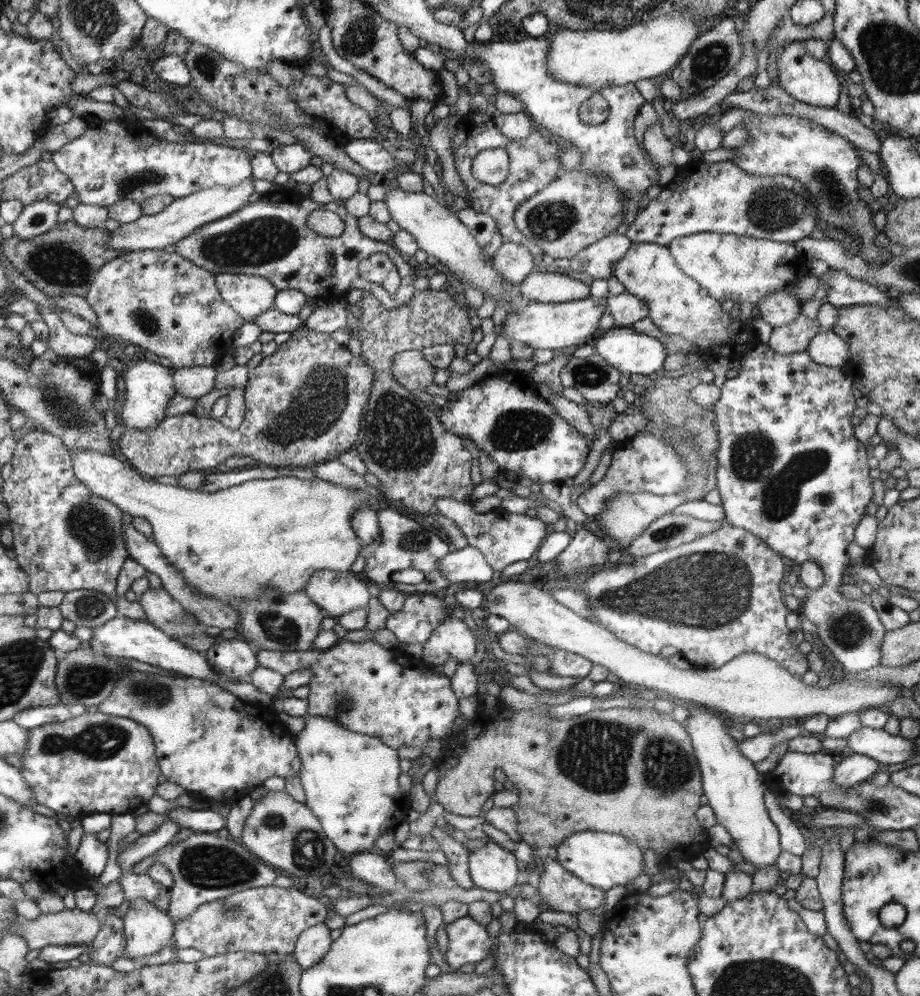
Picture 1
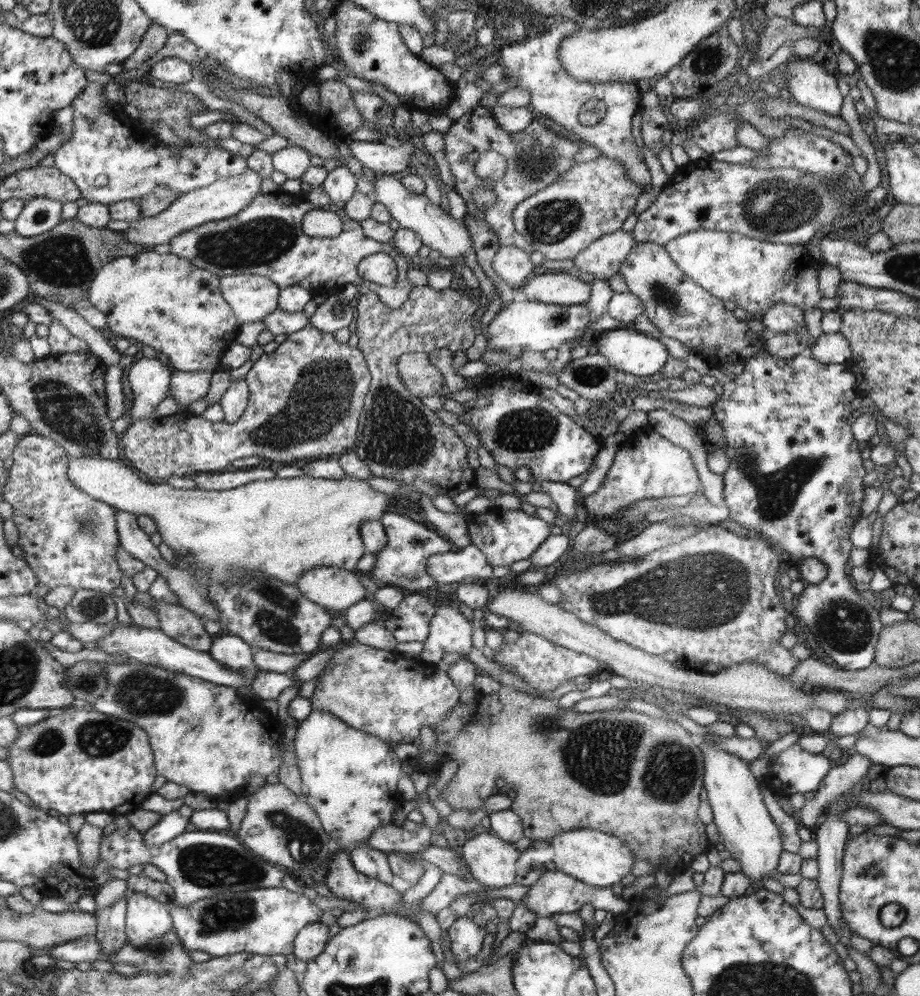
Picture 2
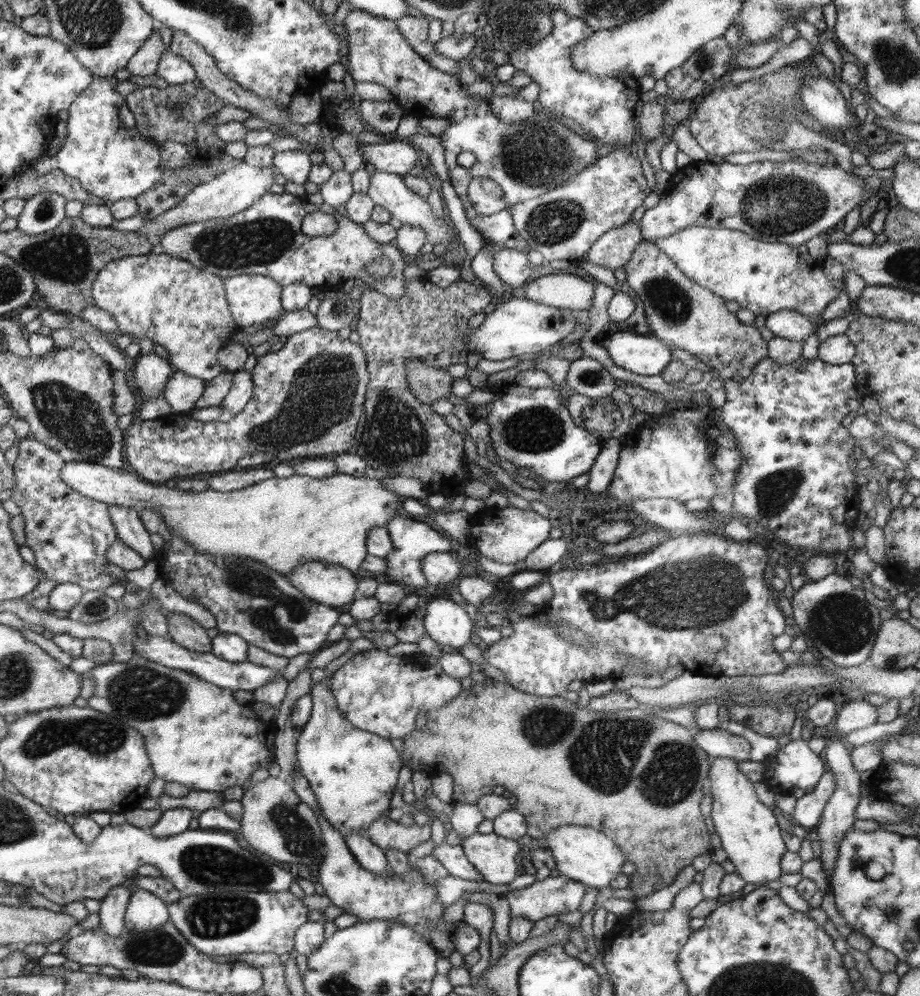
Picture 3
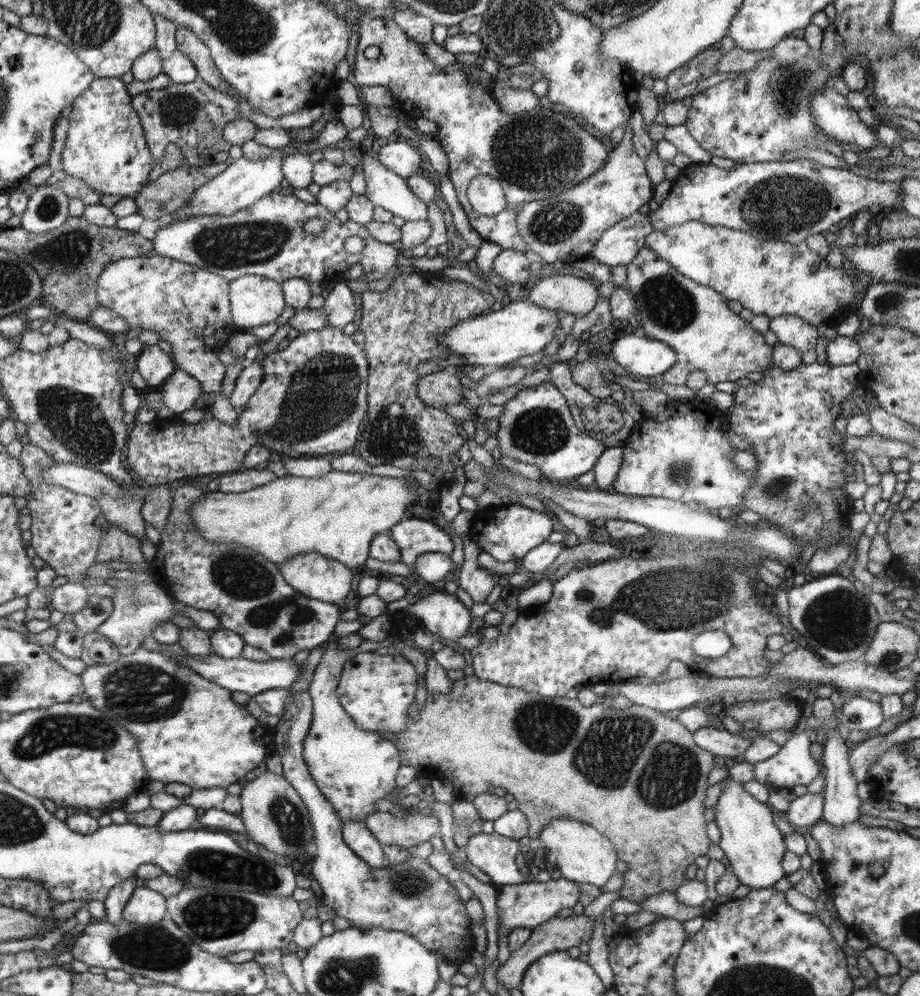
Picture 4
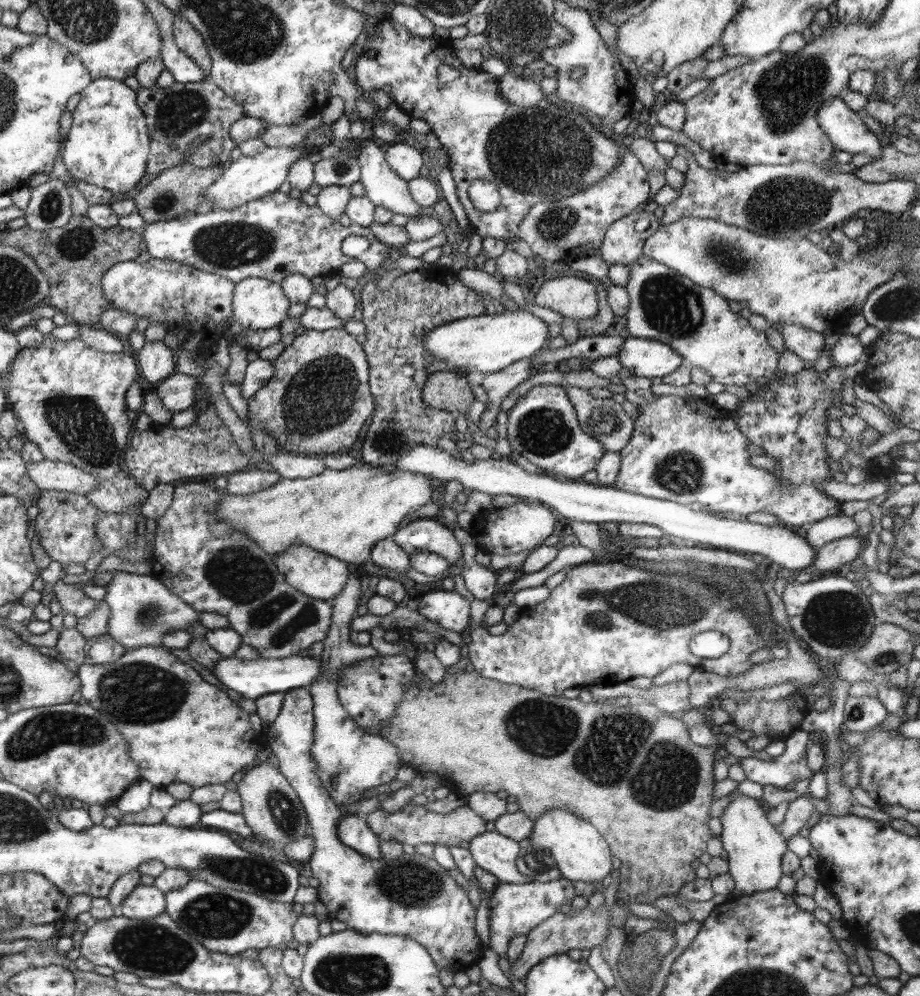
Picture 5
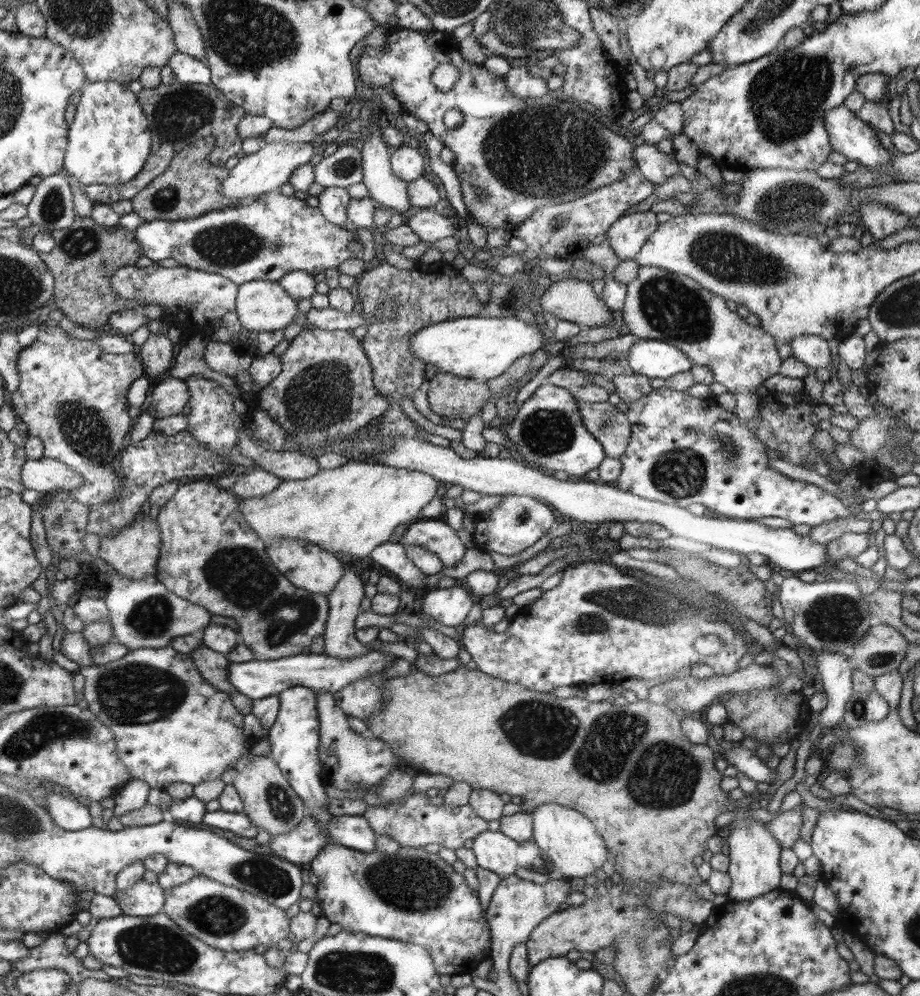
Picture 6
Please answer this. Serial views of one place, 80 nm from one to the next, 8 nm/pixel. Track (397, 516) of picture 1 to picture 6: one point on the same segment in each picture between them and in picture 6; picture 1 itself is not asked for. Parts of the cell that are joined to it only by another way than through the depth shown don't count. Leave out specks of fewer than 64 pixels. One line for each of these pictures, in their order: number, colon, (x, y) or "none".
2: (409, 546)
3: (412, 541)
4: (415, 537)
5: (426, 534)
6: (437, 537)

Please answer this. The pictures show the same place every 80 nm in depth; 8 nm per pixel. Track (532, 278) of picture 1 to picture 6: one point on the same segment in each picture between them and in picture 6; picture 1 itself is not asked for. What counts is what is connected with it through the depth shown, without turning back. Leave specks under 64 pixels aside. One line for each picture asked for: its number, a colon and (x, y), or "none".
2: (564, 288)
3: (567, 290)
4: (565, 293)
5: (575, 298)
6: (570, 299)

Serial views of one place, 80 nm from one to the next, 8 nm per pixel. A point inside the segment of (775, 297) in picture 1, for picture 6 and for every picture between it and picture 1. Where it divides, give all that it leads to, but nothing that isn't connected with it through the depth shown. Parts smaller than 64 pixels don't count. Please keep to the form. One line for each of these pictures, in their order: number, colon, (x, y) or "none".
2: (782, 317)
3: (790, 324)
4: (790, 329)
5: (808, 344)
6: (813, 351)

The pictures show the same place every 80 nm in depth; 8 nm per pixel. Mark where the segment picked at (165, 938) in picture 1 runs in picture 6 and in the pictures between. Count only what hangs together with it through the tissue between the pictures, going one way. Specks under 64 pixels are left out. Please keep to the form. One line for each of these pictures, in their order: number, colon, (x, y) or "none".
2: (146, 918)
3: (145, 911)
4: (145, 906)
5: (145, 902)
6: (143, 899)

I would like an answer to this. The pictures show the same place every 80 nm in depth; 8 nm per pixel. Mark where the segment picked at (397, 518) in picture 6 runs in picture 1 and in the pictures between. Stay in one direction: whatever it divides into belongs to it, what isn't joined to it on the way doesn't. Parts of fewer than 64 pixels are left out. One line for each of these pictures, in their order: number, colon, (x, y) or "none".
1: (232, 544)
2: (282, 527)
3: (282, 522)
4: (337, 515)
5: (345, 513)

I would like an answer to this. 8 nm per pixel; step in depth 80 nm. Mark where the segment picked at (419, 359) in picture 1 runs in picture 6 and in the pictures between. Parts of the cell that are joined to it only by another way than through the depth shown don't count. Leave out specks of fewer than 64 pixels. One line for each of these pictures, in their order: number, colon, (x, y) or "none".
2: (423, 379)
3: (428, 382)
4: (439, 388)
5: (448, 391)
6: (450, 396)

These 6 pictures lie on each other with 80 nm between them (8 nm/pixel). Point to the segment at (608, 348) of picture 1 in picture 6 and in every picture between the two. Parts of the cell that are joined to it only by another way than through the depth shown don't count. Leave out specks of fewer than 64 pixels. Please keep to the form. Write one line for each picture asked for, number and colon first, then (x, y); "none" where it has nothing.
2: (628, 350)
3: (643, 354)
4: (644, 357)
5: (648, 358)
6: (654, 358)

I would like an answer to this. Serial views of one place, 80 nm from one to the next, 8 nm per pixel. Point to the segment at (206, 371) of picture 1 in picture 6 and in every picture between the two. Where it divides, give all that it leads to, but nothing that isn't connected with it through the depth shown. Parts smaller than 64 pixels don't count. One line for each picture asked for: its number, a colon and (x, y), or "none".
2: (186, 387)
3: (182, 392)
4: (180, 392)
5: (178, 392)
6: (171, 396)

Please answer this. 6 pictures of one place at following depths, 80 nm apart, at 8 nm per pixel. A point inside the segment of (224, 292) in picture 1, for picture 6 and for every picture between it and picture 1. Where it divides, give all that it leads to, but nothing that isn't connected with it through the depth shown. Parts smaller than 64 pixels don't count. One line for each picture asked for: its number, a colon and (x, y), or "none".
2: (252, 298)
3: (254, 299)
4: (255, 300)
5: (258, 303)
6: (265, 307)

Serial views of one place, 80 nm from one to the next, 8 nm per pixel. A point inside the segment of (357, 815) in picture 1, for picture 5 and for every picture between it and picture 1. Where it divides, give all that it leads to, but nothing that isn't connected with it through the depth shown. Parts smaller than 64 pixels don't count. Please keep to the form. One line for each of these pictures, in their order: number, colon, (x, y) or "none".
2: (350, 777)
3: (352, 773)
4: (353, 768)
5: (348, 761)

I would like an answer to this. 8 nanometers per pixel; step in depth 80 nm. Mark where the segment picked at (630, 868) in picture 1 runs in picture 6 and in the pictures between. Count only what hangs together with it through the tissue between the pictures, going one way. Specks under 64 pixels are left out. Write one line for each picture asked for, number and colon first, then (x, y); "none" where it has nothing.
2: (596, 858)
3: (583, 854)
4: (582, 854)
5: (571, 844)
6: (570, 842)

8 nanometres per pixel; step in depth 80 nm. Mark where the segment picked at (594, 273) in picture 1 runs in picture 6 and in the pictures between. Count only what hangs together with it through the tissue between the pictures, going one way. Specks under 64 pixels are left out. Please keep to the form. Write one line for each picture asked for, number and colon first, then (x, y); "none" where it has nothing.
2: (602, 259)
3: (612, 251)
4: (619, 245)
5: (624, 240)
6: (627, 236)

